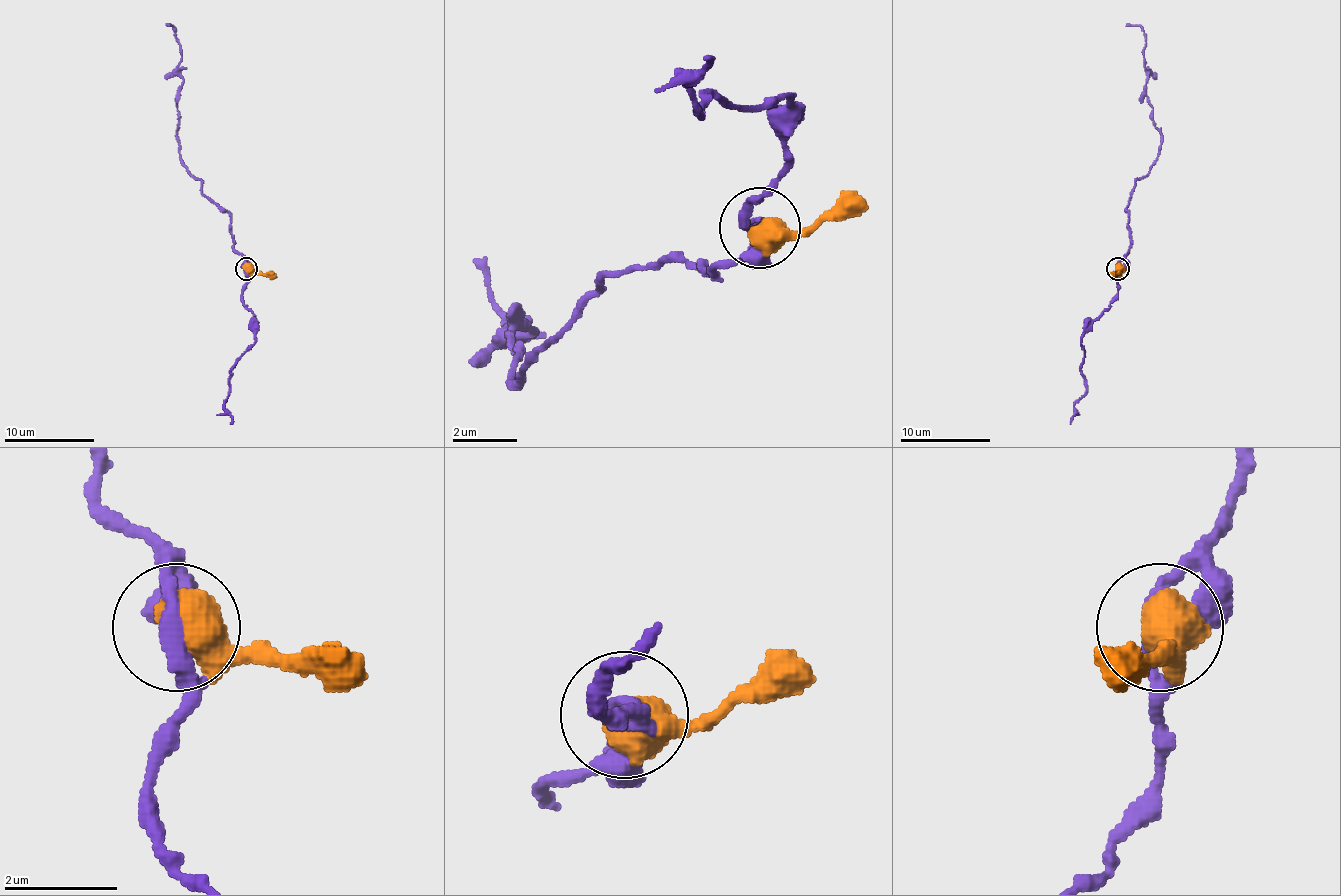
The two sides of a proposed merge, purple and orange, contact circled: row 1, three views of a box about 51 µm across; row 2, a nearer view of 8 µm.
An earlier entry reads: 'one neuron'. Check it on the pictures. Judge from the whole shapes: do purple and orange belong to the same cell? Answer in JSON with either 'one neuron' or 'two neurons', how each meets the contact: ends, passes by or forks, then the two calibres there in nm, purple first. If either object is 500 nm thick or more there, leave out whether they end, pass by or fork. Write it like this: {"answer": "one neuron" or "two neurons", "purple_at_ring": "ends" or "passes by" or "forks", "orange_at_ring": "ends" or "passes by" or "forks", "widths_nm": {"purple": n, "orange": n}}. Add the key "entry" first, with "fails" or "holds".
{"entry": "holds", "answer": "one neuron", "widths_nm": {"purple": 280, "orange": 750}}

